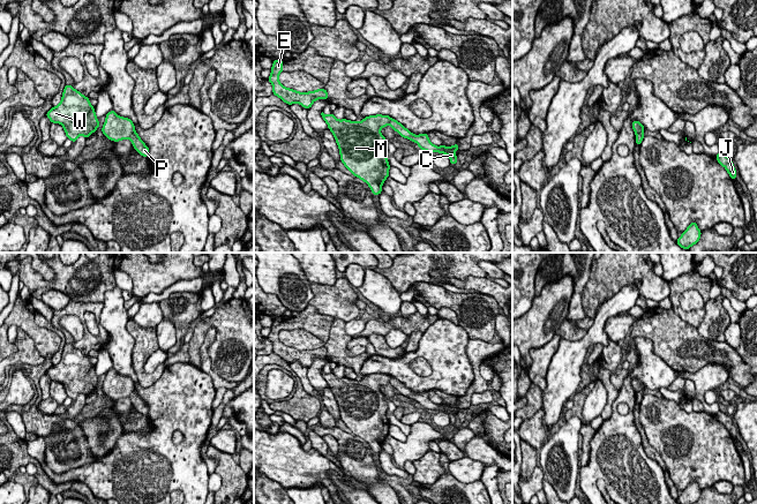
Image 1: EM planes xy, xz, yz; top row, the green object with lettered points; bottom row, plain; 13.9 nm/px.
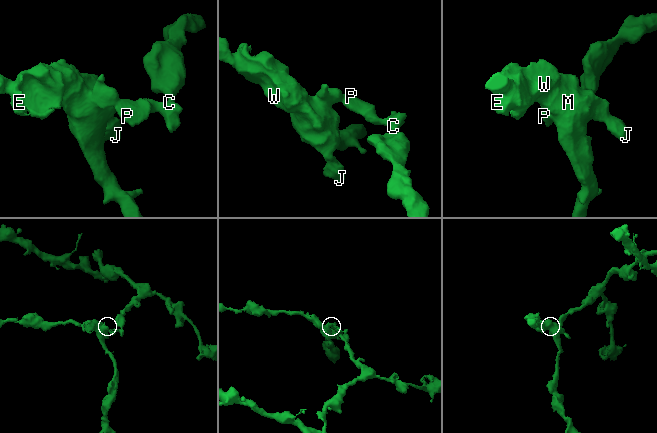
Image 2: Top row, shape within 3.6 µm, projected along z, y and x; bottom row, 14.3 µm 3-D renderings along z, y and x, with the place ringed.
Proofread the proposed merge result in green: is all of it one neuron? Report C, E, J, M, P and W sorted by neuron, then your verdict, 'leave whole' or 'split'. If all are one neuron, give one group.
groups C P / E J M W; split

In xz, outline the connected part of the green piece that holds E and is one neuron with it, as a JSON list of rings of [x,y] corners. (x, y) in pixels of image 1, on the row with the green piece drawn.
[[[283,60],[273,61],[269,82],[272,84],[272,93],[279,97],[288,105],[300,104],[305,108],[310,108],[313,103],[317,99],[328,99],[325,89],[318,89],[309,92],[299,92],[293,89],[285,88],[278,80],[279,74],[283,72]]]

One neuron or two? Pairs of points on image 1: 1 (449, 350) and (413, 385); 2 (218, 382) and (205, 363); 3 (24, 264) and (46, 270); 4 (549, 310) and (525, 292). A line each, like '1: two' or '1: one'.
1: one
2: one
3: two
4: two

